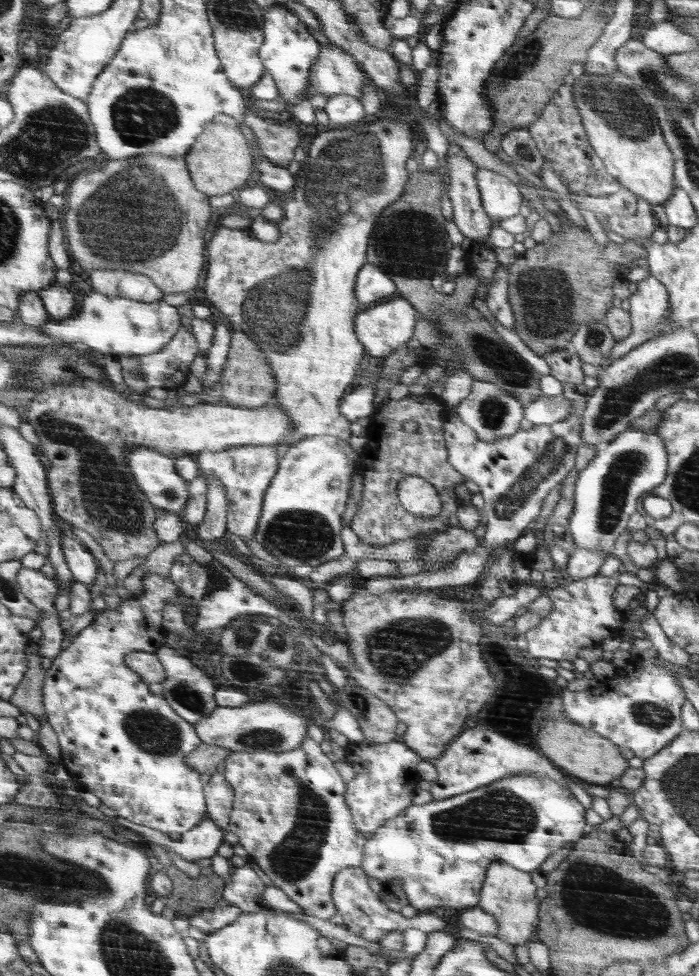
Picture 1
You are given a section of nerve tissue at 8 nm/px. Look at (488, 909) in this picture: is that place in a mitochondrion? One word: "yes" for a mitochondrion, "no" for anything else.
no

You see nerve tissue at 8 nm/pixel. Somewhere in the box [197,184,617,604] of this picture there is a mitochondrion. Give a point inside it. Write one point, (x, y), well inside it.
(409, 243)

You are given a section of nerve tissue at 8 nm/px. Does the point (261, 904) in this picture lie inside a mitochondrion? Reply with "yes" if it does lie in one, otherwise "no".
no

